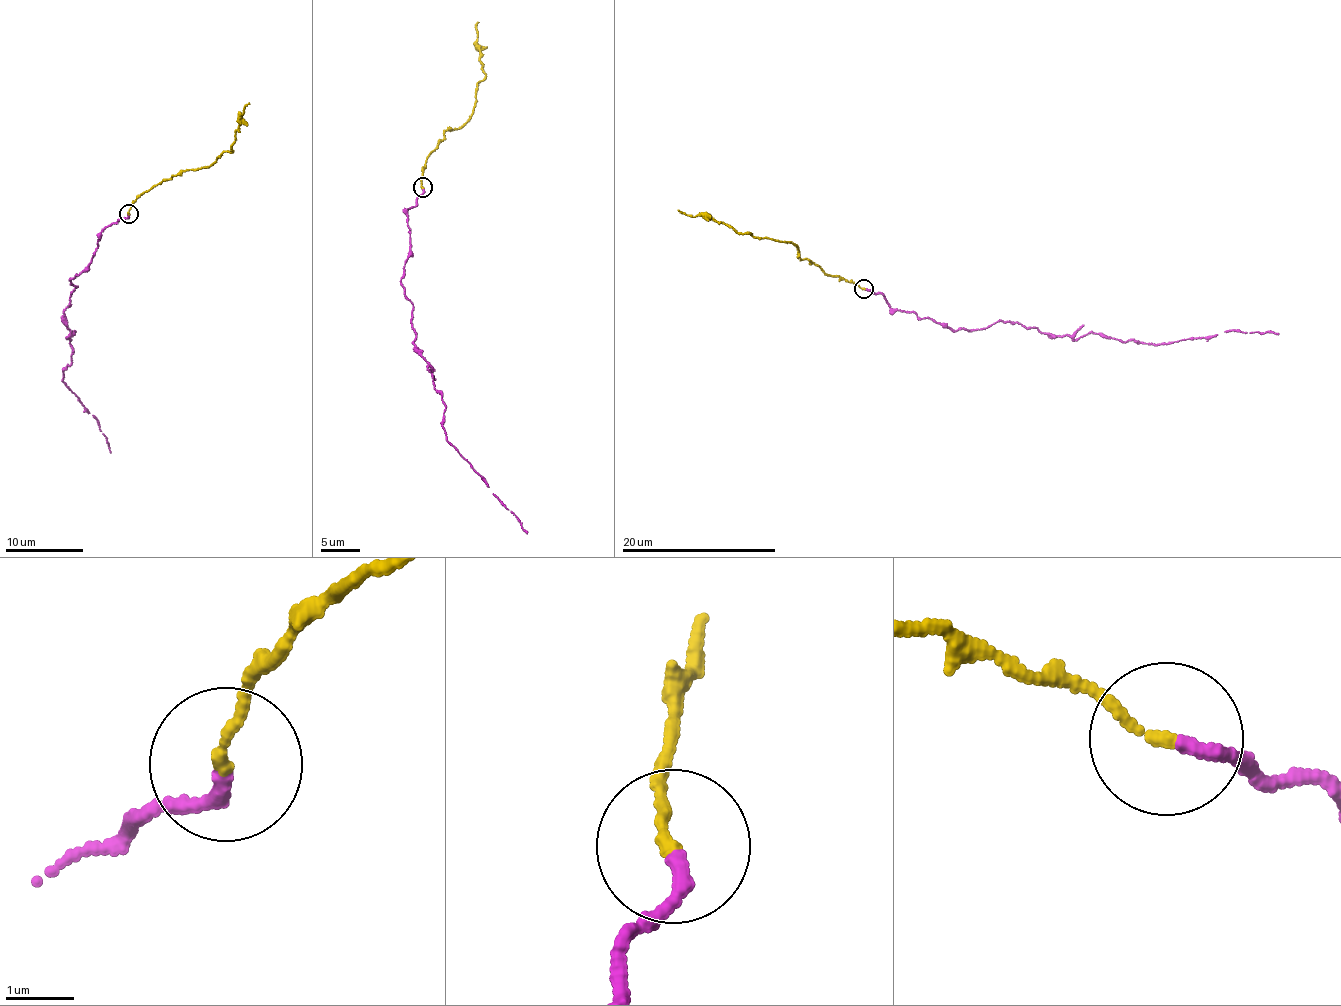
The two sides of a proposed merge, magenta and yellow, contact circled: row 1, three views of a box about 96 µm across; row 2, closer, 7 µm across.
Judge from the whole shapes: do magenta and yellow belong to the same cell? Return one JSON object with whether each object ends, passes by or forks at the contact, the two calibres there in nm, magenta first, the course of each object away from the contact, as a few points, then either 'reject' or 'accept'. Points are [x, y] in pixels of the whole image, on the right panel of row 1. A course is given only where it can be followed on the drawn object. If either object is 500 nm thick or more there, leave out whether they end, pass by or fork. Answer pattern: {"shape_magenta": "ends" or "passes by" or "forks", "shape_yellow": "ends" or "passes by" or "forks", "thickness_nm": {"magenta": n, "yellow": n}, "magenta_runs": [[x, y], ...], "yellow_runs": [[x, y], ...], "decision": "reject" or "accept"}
{"shape_magenta": "ends", "shape_yellow": "ends", "thickness_nm": {"magenta": 200, "yellow": 160}, "magenta_runs": [[865, 288], [891, 309], [953, 330], [998, 320], [1075, 339], [1158, 344], [1230, 330], [1279, 335]], "yellow_runs": [[863, 288], [827, 275], [803, 258], [791, 242], [734, 231], [702, 215], [685, 215], [678, 210]], "decision": "accept"}

